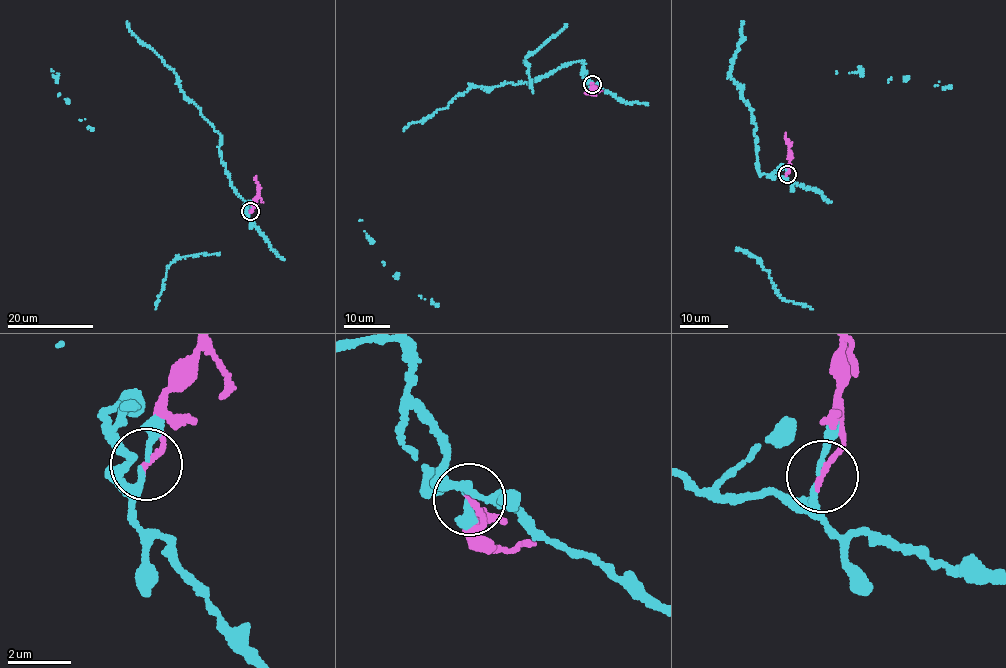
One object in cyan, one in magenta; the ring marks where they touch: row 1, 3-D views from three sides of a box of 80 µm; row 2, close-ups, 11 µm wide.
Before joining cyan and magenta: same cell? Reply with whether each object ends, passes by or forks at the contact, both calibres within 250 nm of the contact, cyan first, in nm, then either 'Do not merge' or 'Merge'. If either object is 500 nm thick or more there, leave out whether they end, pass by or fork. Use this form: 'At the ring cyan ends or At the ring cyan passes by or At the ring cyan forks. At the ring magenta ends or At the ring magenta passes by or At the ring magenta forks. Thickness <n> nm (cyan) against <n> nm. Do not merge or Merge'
At the ring cyan passes by. At the ring magenta ends. Thickness 140 nm (cyan) against 180 nm. Do not merge

